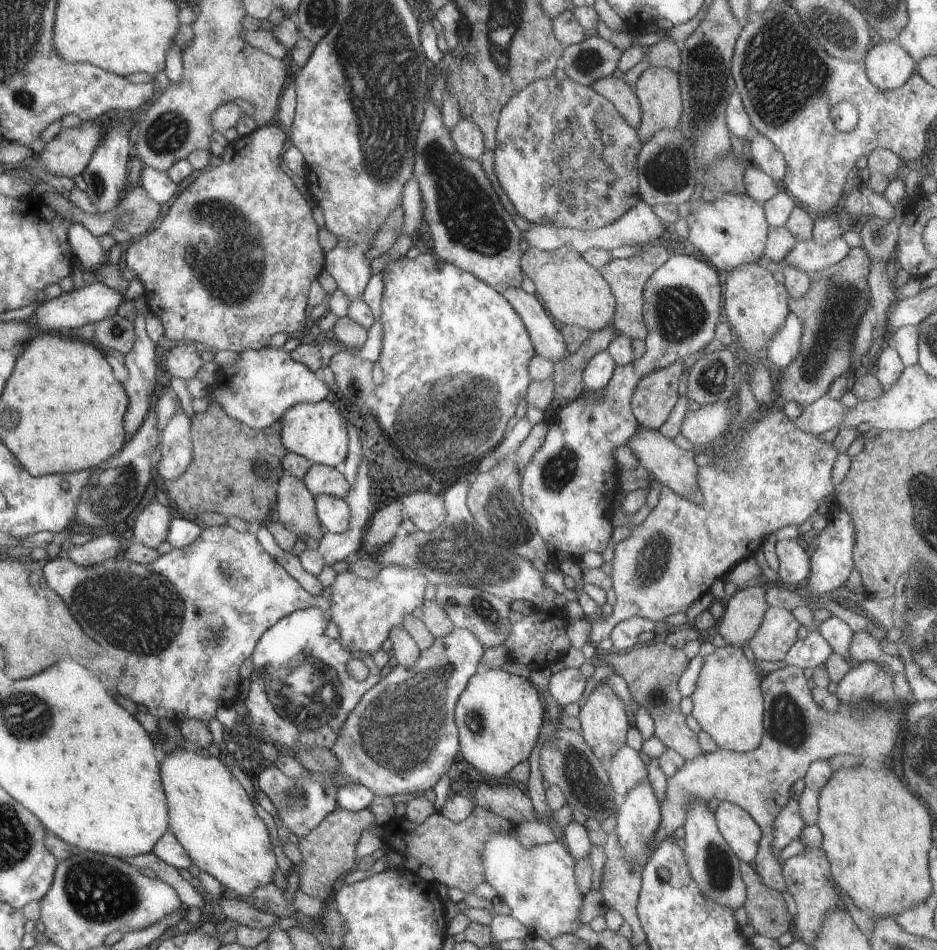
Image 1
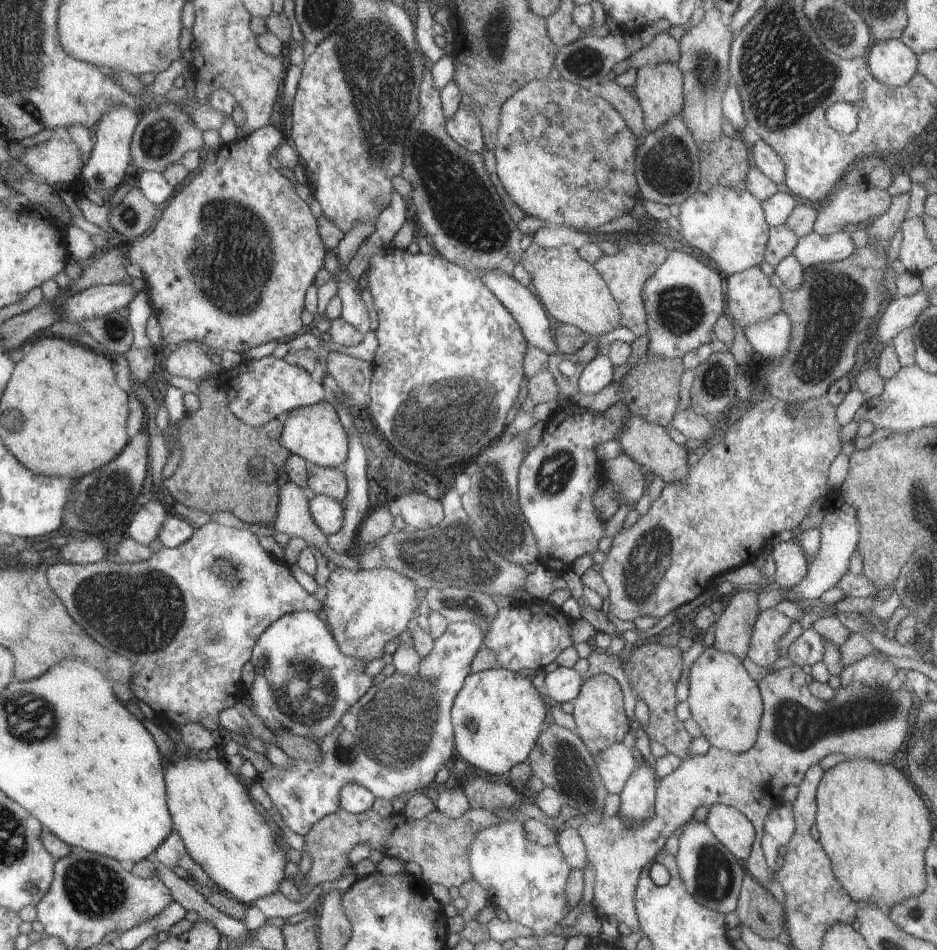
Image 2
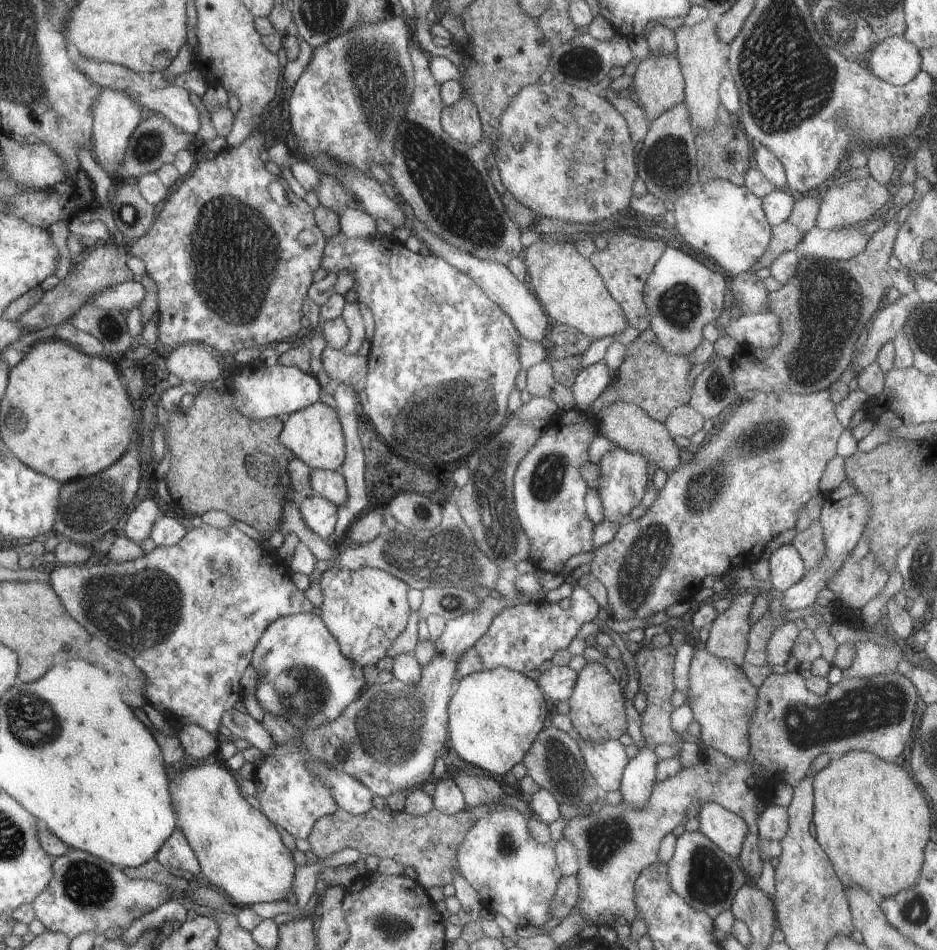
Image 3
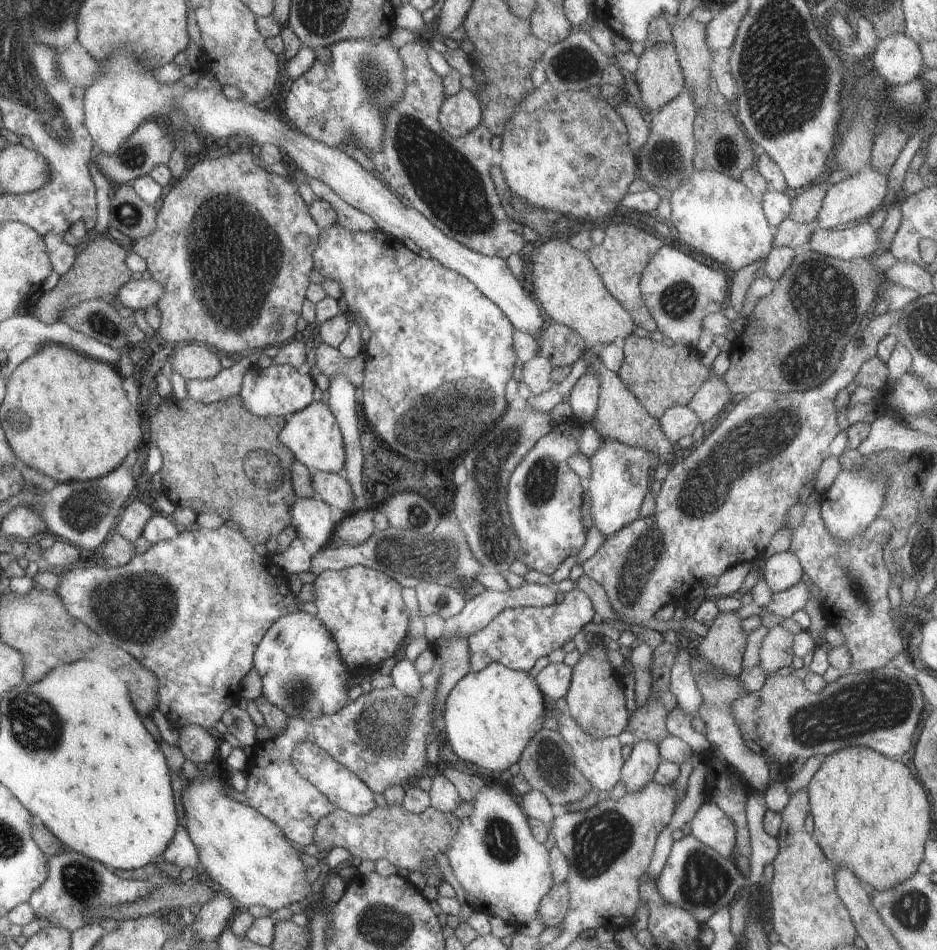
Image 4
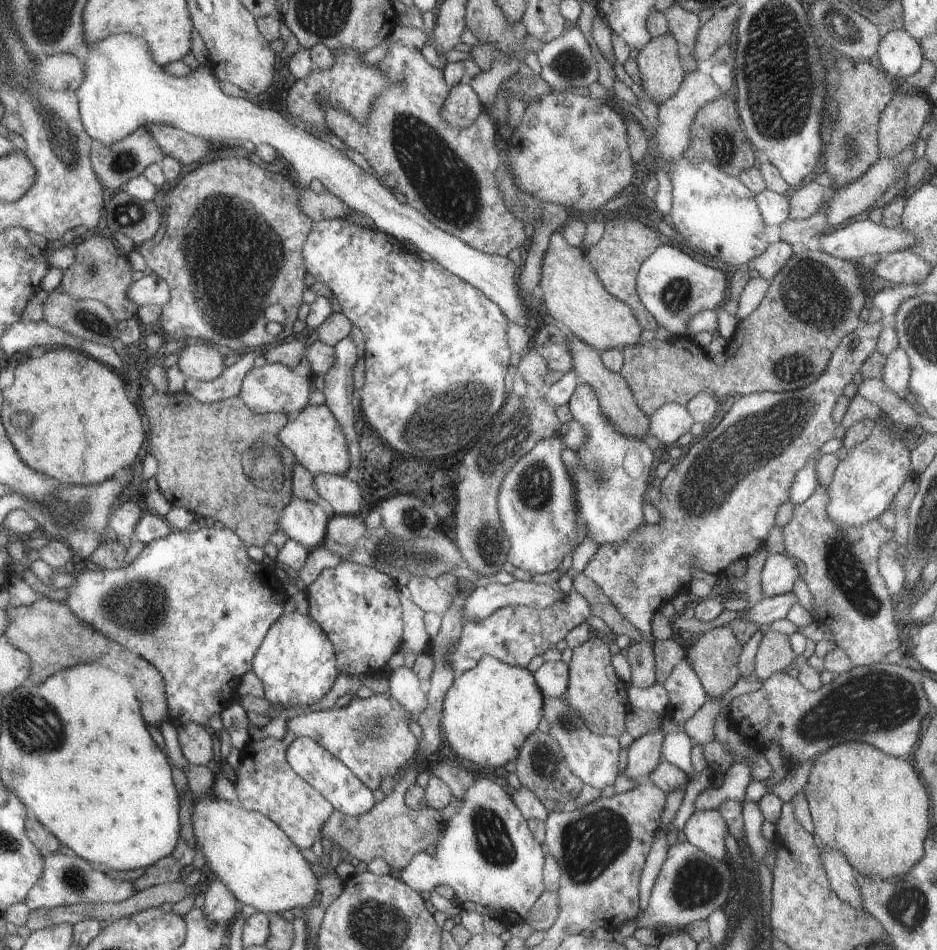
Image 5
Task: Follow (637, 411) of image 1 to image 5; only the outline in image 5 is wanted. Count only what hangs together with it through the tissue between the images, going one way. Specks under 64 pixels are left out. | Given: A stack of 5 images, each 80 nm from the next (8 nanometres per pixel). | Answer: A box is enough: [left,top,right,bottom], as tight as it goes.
[619,249,870,416]

